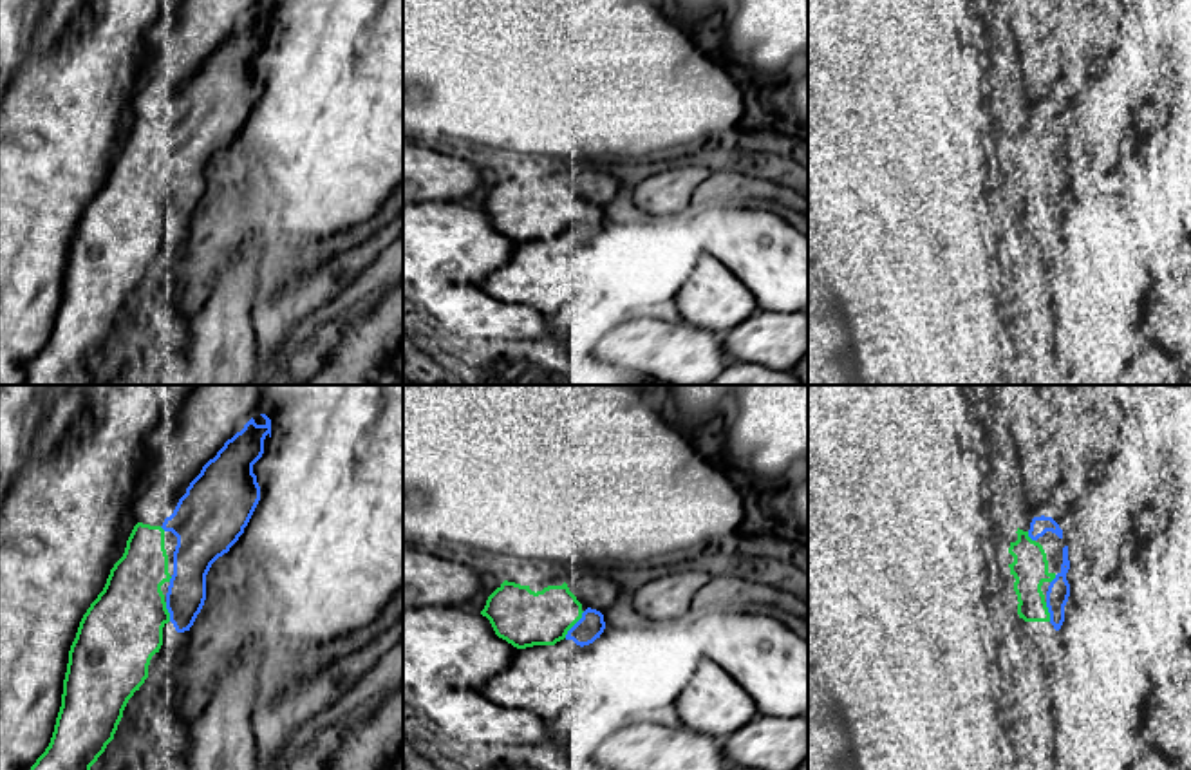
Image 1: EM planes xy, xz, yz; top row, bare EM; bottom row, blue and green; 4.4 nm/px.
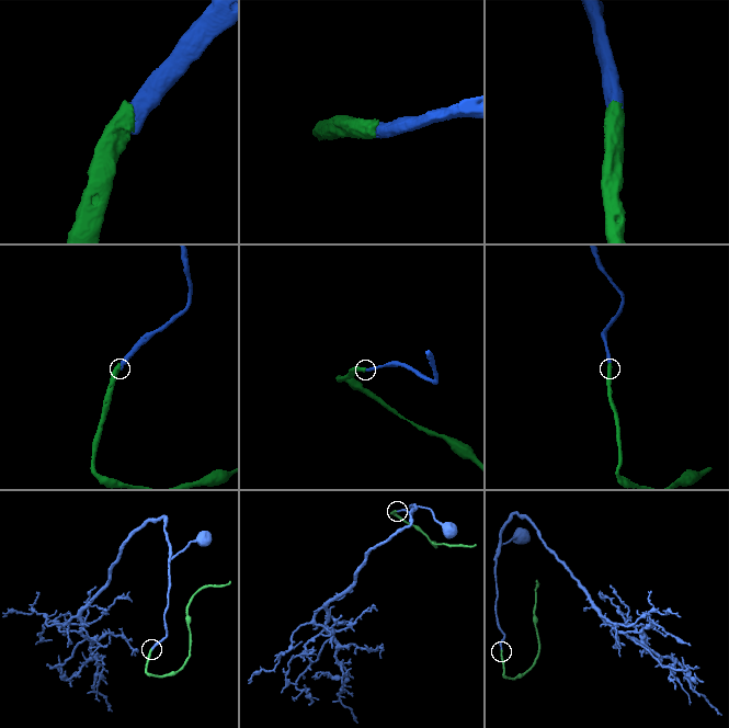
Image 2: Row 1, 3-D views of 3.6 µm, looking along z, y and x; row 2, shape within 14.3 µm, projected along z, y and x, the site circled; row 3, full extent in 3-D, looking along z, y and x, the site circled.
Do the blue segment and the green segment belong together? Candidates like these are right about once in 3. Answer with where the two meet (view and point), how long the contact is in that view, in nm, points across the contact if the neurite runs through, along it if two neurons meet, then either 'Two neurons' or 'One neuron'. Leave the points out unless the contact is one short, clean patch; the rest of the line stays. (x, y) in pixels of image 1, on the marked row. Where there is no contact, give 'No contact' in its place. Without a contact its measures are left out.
Touches blue at xz (575, 624). Shared border 150 nm. One neuron

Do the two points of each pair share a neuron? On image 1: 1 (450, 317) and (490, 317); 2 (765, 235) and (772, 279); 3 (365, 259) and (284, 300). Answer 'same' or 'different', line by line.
1: same
2: same
3: same

